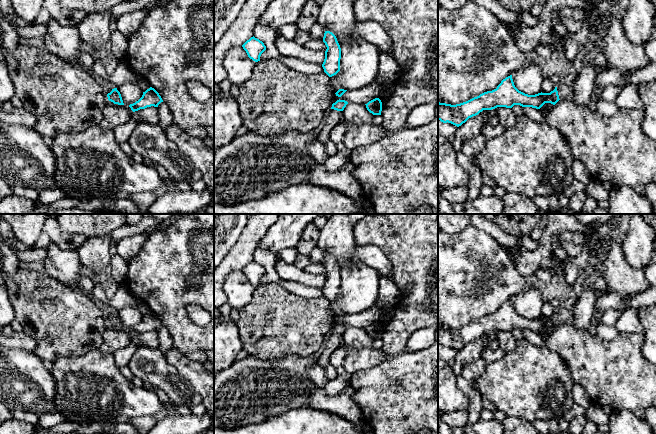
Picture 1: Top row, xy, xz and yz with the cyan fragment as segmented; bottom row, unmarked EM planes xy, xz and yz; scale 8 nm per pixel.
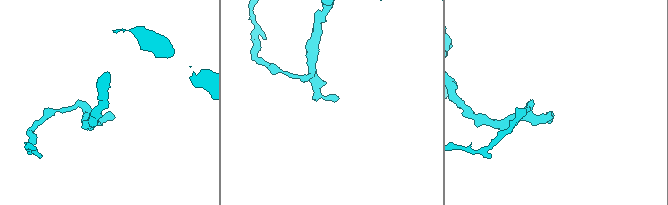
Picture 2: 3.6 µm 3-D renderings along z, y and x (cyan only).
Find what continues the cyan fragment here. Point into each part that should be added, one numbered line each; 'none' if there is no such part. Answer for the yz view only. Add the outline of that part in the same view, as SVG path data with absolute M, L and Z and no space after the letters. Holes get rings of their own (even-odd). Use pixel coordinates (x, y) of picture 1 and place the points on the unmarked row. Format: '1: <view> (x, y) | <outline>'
1: yz (565, 313) | M565 304L561 306L557 311L559 323L572 323L574 318L574 312L571 307L571 304Z

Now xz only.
1: xz (334, 341) | M331 333L330 335L328 335L323 348L321 349L319 364L323 367L329 380L332 380L338 376L336 368L333 367L330 363L330 356L337 348L341 347L342 345L342 335Z

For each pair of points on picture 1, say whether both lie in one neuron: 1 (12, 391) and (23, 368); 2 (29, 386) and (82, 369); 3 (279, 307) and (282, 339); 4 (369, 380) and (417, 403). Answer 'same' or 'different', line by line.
1: same
2: different
3: same
4: same

